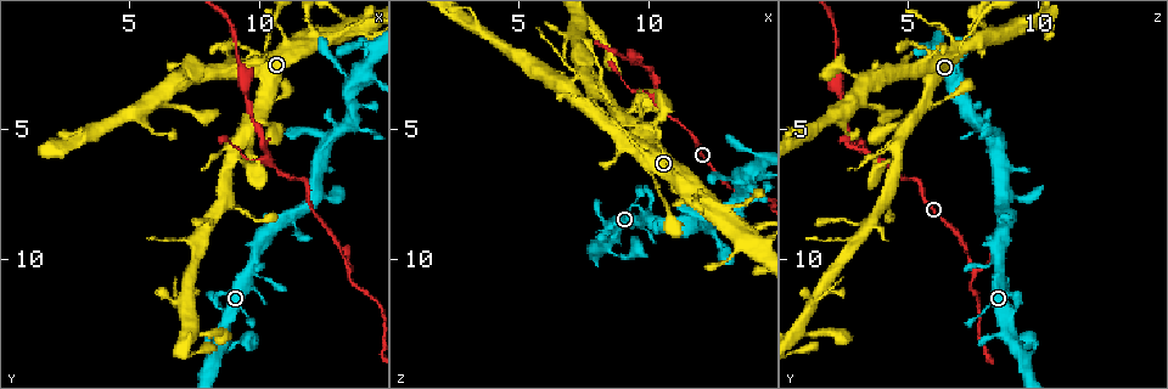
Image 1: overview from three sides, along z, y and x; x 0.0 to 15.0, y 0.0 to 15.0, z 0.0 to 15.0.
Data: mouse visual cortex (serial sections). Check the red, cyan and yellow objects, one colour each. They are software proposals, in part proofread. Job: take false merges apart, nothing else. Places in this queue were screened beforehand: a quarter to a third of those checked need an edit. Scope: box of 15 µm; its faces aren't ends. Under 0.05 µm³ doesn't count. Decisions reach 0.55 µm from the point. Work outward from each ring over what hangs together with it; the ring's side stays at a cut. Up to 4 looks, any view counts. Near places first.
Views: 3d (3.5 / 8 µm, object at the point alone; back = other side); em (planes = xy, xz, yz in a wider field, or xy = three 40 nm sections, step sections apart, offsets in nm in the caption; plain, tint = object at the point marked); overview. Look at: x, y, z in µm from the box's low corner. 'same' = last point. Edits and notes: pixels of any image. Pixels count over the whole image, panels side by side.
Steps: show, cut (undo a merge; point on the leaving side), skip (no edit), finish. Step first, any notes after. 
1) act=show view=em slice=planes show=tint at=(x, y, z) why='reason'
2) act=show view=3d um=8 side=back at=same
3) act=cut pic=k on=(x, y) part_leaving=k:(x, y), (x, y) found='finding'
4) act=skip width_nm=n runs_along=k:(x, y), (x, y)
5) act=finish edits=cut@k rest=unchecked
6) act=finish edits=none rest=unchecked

act=show view=3d um=3.5 at=(13.4, 10.3, 7.5) why='narrows sharply'

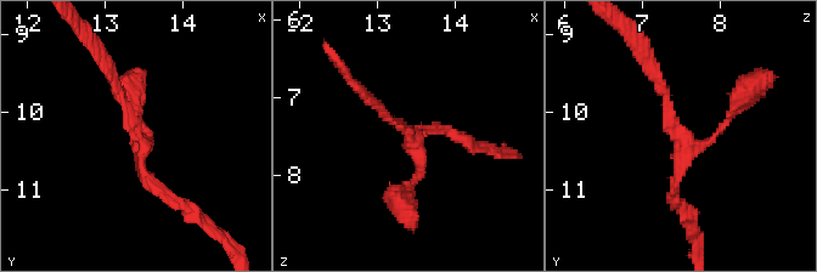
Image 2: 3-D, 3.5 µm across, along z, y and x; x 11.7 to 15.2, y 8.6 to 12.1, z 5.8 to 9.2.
act=show view=em slice=planes show=tint at=(13.45, 10.35, 7.55) why='shape alone is not enough'

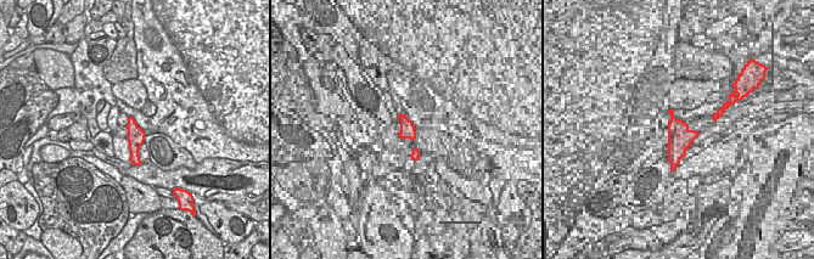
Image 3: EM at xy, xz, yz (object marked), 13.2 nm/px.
act=skip runs_along=2:(107, 72), (141, 173), (178, 203) found='all the same cell'

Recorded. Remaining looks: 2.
act=show view=3d um=3.5 at=(13.5, 3.0, 7.1) why='looks like a crossing'

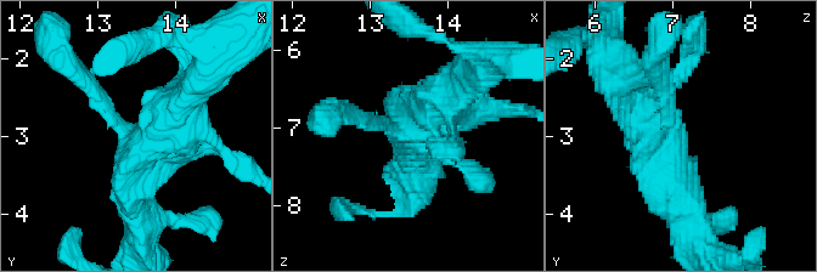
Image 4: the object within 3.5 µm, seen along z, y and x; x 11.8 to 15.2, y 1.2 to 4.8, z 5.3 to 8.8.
act=show view=em slice=planes show=tint at=(13.45, 3.00, 7.05) why='shape alone is not enough'

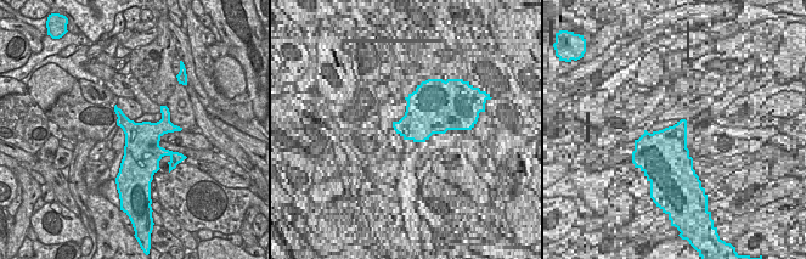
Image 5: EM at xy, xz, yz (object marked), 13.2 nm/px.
act=skip width_nm=460 runs_along=4:(693, 221), (624, 91) found='continuous, no second cell'

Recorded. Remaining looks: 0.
act=finish edits=none rest=unchecked

